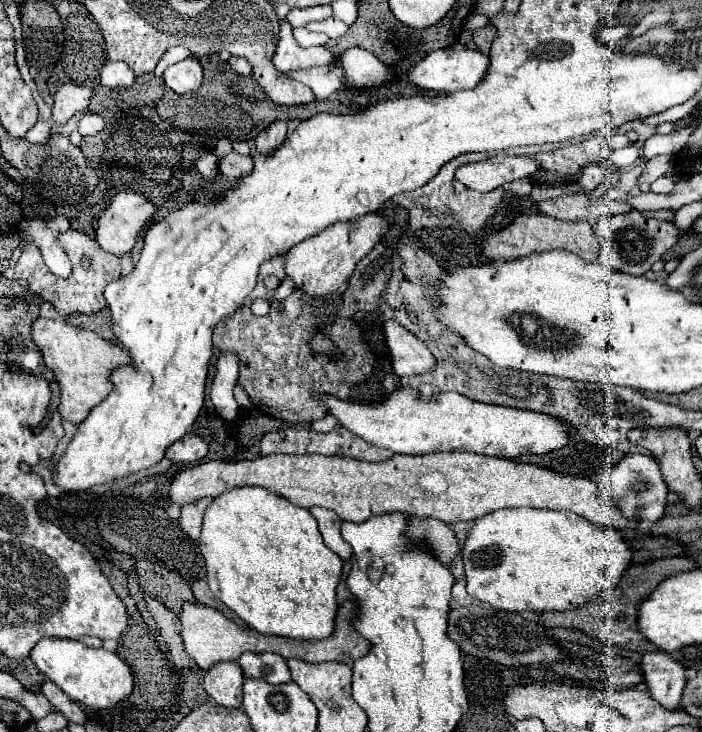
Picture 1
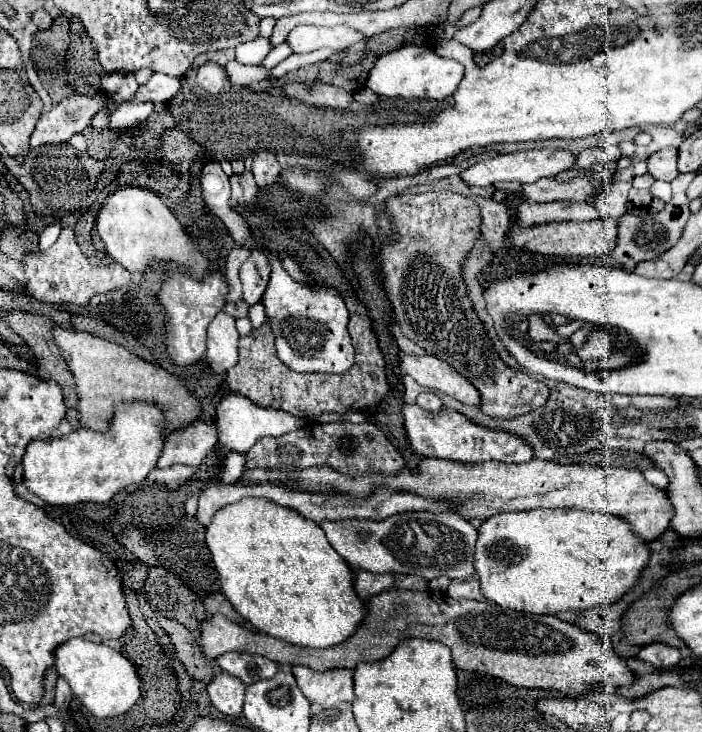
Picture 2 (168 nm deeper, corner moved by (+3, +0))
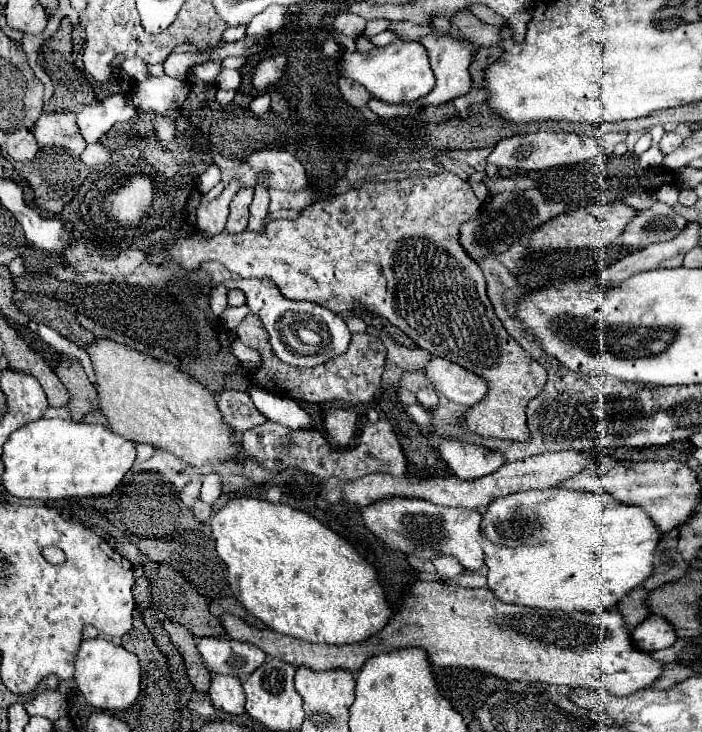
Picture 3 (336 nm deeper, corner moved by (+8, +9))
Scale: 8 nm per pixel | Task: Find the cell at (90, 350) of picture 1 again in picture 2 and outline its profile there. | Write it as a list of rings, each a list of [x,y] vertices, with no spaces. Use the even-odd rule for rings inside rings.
[[[54,325],[52,335],[54,343],[58,343],[62,359],[70,367],[70,373],[74,375],[76,381],[76,395],[78,395],[76,411],[82,427],[94,431],[106,431],[114,405],[120,401],[134,401],[134,399],[158,403],[158,407],[162,407],[166,413],[168,433],[172,433],[176,427],[184,427],[198,419],[200,413],[198,401],[188,393],[184,383],[178,377],[170,375],[166,369],[140,359],[122,345],[104,341],[84,331],[68,331]]]

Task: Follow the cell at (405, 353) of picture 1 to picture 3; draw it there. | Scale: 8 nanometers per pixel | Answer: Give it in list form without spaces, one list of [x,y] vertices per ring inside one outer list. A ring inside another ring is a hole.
[[[433,356],[427,364],[425,376],[435,384],[435,388],[443,396],[463,406],[477,404],[489,390],[487,382],[481,376],[437,356]]]

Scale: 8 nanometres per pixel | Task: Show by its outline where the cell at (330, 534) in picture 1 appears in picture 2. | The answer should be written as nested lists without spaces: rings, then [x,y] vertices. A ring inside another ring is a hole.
[[[406,511],[388,517],[386,521],[370,519],[338,519],[320,523],[328,543],[352,565],[374,573],[404,573],[418,575],[422,579],[466,579],[474,573],[472,555],[478,531],[470,521],[460,515]],[[358,531],[368,531],[370,539],[364,543],[358,539]]]

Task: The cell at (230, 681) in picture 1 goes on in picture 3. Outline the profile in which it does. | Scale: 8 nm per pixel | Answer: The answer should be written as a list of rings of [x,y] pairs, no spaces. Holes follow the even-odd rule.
[[[215,674],[209,696],[217,710],[227,714],[245,714],[245,692],[235,676]]]

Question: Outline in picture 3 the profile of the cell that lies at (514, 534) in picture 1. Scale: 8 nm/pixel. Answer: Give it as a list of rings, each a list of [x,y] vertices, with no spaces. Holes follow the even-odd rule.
[[[529,490],[529,492],[517,492],[511,496],[497,498],[489,504],[489,510],[483,516],[481,522],[482,537],[490,546],[483,548],[484,562],[489,566],[487,582],[489,588],[507,604],[523,604],[531,608],[547,608],[547,610],[563,610],[563,612],[601,612],[615,606],[623,596],[627,596],[631,590],[635,590],[641,582],[645,582],[653,574],[653,554],[657,548],[657,542],[661,540],[661,532],[657,530],[655,522],[637,506],[621,504],[617,498],[609,494],[597,494],[597,492],[575,492],[575,490]]]

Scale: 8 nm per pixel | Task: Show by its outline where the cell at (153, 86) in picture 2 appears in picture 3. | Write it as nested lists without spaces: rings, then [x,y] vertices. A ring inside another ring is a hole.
[[[115,94],[103,102],[85,106],[77,114],[77,128],[87,144],[95,144],[103,134],[111,130],[115,122],[127,122],[133,118],[133,110],[135,106],[131,96]]]

